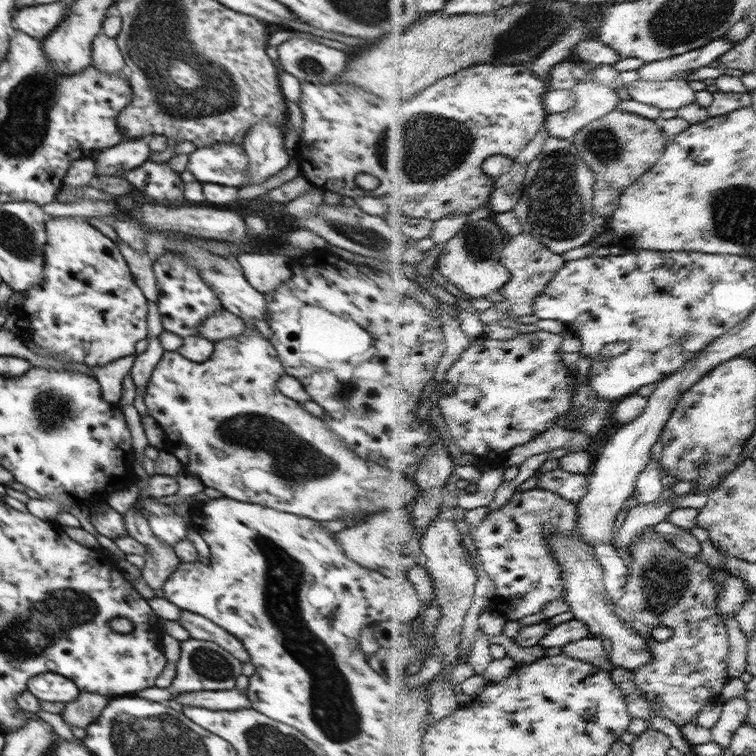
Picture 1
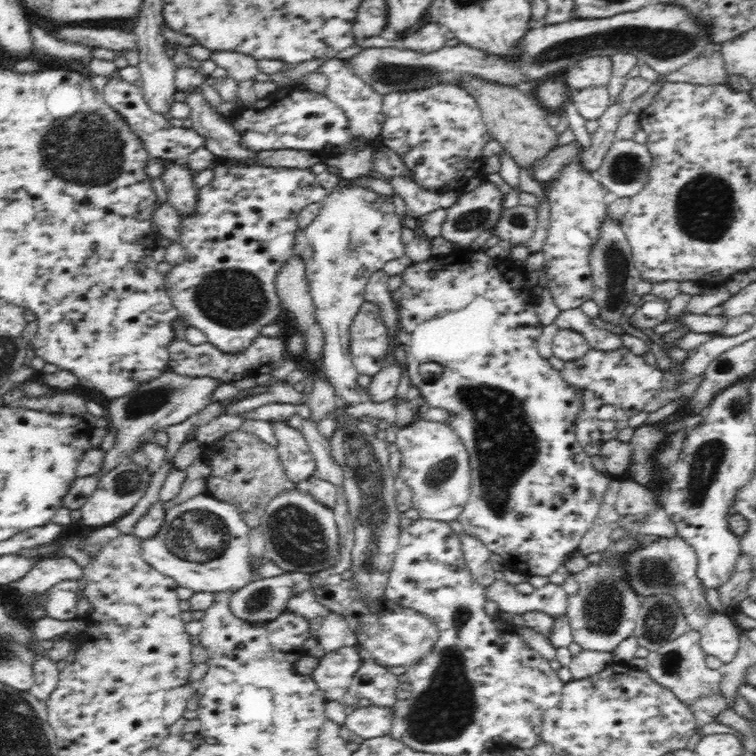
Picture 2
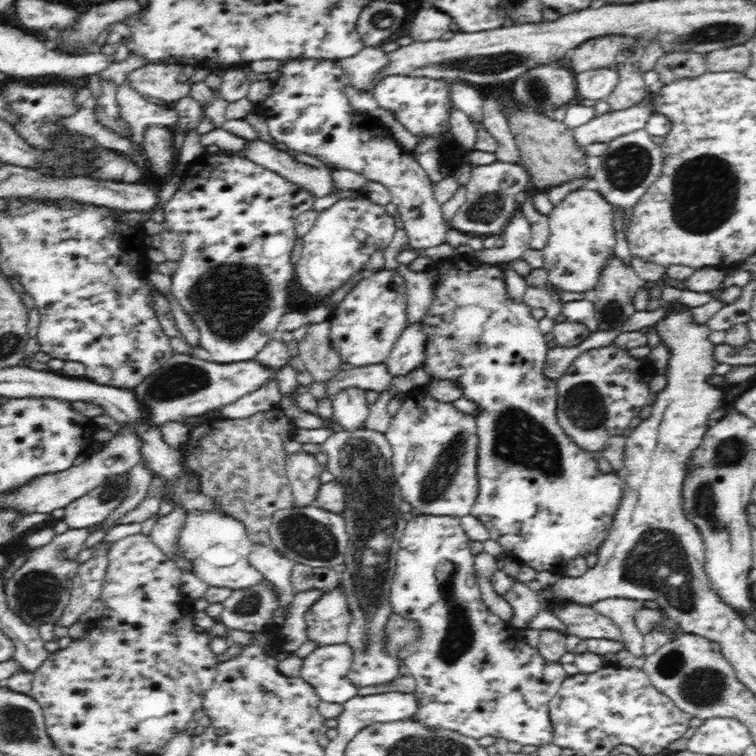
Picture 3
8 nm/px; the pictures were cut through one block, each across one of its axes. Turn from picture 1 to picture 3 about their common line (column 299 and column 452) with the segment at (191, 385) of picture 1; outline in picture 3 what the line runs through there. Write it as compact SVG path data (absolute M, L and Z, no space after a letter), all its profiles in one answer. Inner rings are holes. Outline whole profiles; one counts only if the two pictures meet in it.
M430 385L422 387L418 394L405 395L406 402L412 400L416 404L414 412L396 413L385 432L391 444L396 485L403 500L422 515L466 516L479 494L476 417L457 410L452 403L432 398Z

